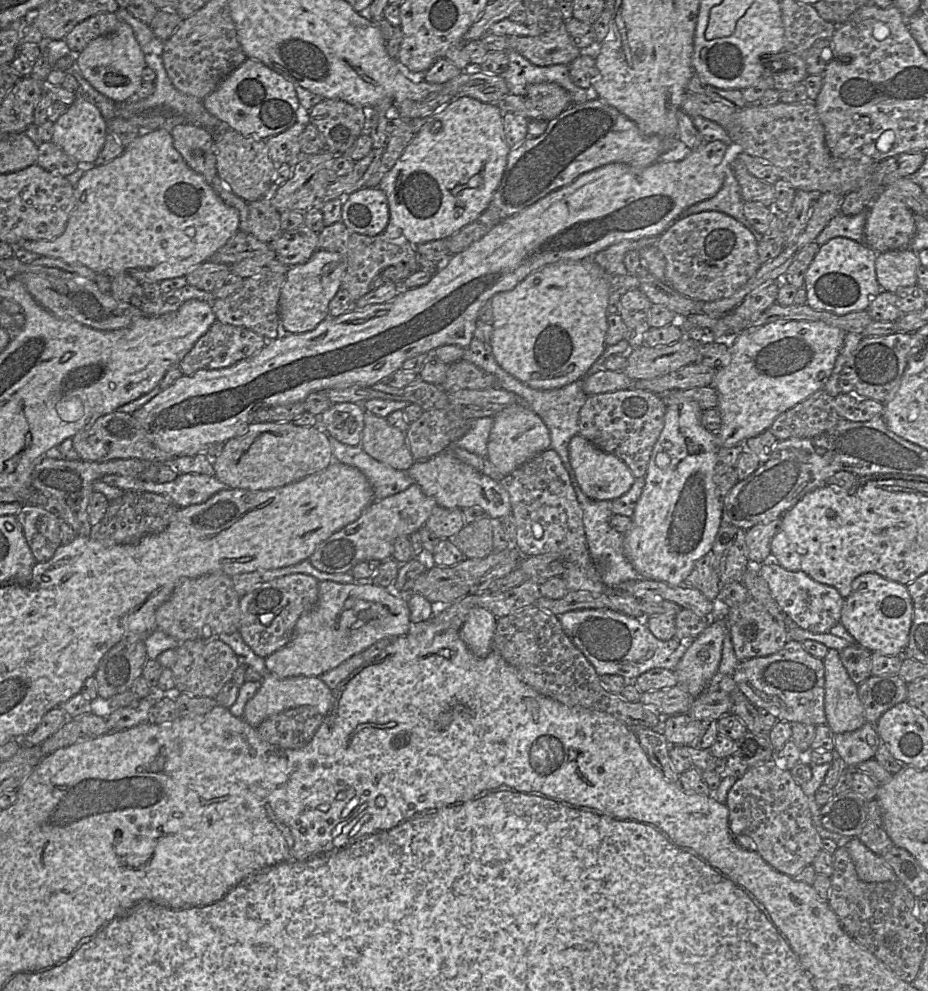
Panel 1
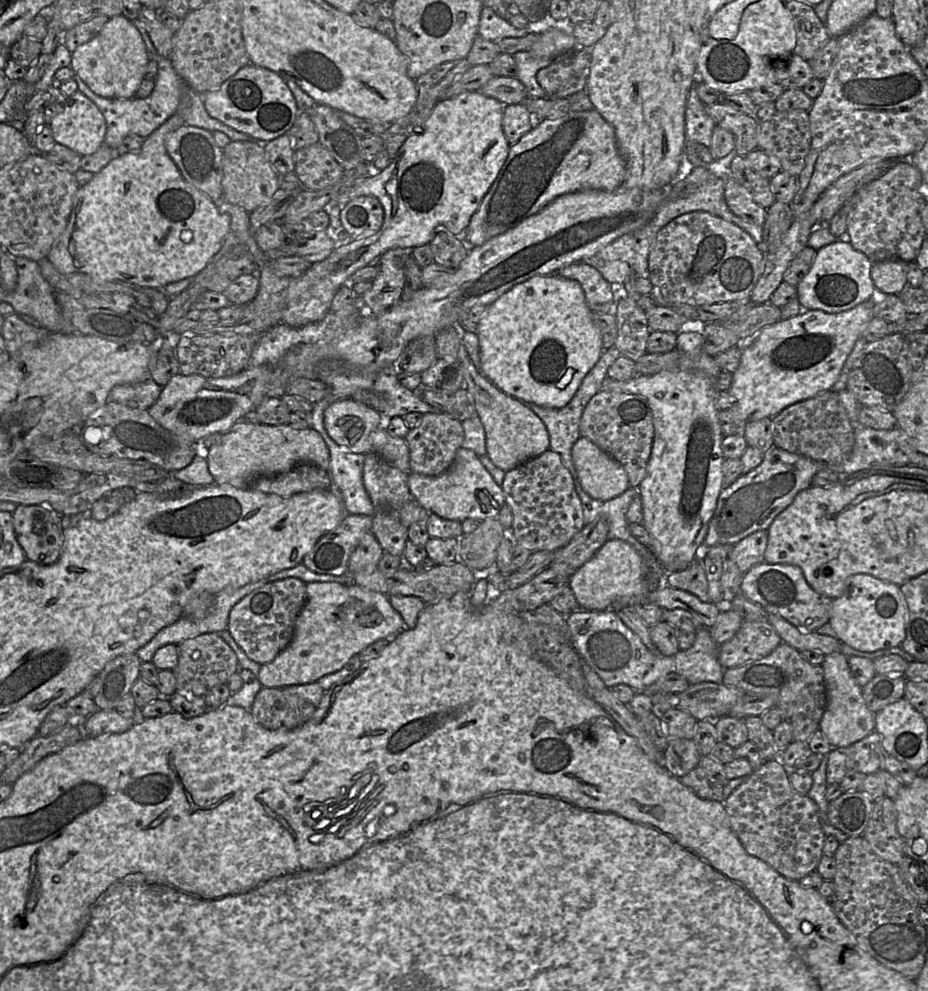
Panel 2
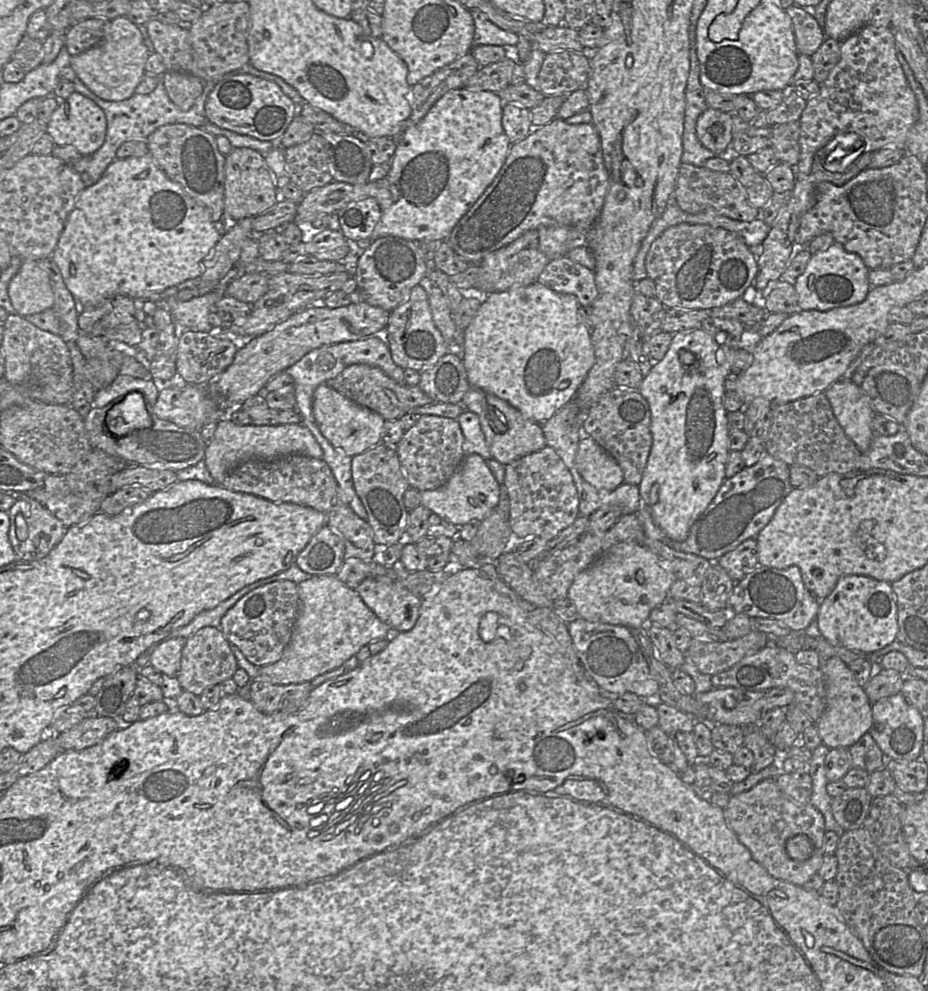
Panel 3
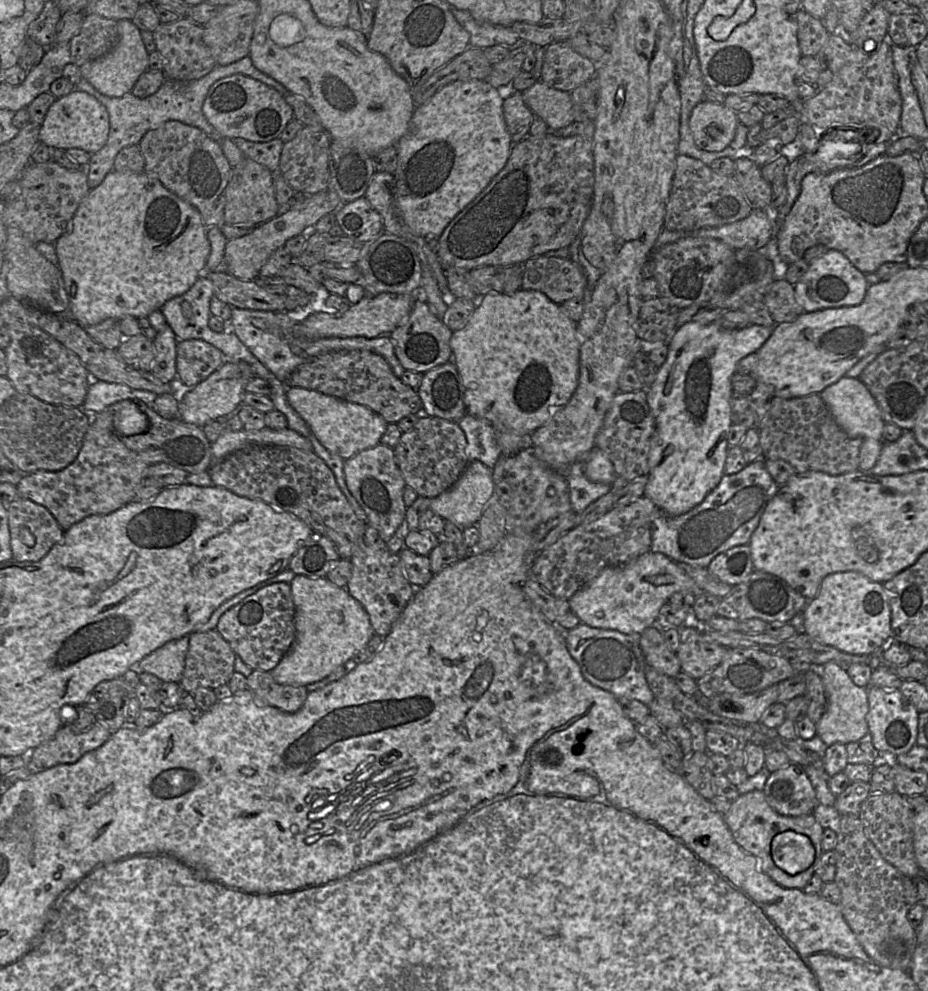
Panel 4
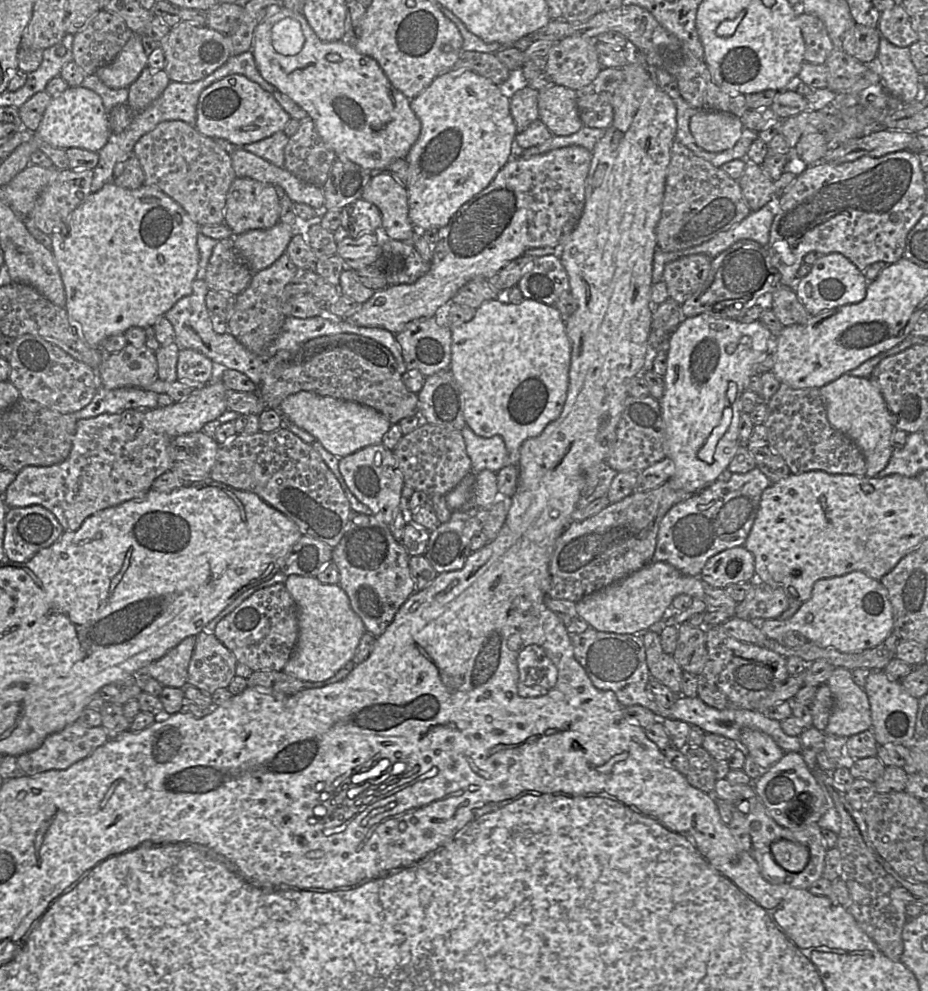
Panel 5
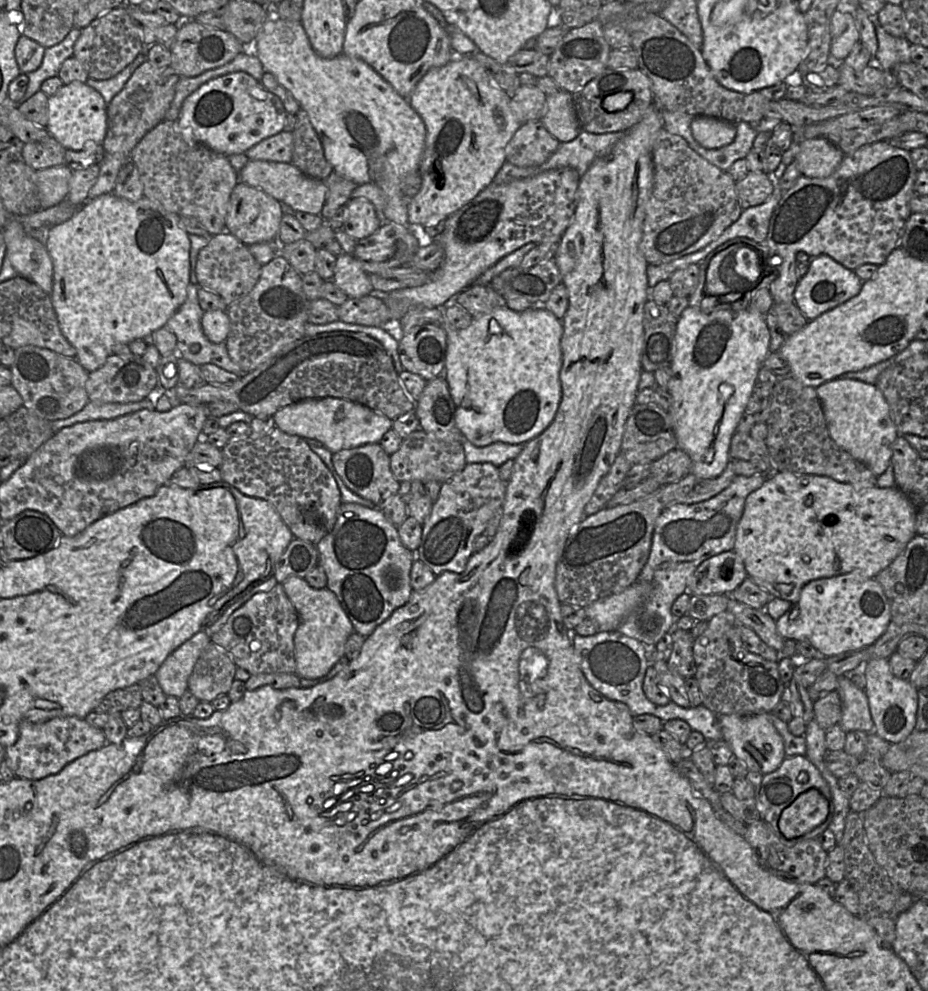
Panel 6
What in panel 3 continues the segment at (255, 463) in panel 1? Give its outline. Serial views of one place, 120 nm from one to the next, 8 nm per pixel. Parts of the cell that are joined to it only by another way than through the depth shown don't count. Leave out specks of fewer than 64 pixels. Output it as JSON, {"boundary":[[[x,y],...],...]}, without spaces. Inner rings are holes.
{"boundary":[[[221,417],[218,420],[214,438],[206,449],[204,461],[215,484],[221,485],[234,469],[246,461],[272,460],[291,454],[322,459],[322,448],[310,430],[302,423],[240,426],[234,424],[228,417]]]}

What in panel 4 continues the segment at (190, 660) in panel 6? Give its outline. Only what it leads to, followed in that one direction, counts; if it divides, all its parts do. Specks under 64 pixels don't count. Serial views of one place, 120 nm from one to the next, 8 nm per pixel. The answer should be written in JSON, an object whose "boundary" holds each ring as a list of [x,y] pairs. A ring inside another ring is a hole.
{"boundary":[[[190,635],[172,640],[139,662],[141,672],[151,673],[163,682],[180,682],[189,649]]]}

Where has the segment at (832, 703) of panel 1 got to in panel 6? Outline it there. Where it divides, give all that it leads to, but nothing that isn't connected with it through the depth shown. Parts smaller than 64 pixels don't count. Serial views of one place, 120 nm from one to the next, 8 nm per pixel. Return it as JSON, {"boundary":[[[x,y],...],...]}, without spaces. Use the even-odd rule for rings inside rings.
{"boundary":[[[845,675],[838,676],[837,690],[842,701],[842,717],[839,725],[847,733],[850,731],[869,732],[874,722],[869,710],[868,698],[864,689],[858,688]]]}

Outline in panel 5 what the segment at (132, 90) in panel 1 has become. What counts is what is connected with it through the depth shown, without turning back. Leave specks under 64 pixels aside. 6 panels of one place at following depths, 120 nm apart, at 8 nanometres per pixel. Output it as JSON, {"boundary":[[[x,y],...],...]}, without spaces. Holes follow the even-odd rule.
{"boundary":[[[134,33],[112,62],[97,69],[95,75],[107,87],[128,88],[148,66],[141,36]]]}

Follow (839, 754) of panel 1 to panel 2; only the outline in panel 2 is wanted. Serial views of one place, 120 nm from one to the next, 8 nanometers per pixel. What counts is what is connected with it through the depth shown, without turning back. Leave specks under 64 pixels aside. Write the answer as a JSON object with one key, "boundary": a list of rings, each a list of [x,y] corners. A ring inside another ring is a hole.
{"boundary":[[[875,730],[850,746],[839,749],[848,757],[848,770],[853,769],[865,775],[876,773],[887,754]]]}

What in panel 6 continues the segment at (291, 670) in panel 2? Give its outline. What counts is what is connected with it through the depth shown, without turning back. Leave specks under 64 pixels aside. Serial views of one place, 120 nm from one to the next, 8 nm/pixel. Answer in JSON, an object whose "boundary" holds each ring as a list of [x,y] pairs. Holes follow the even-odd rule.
{"boundary":[[[296,576],[289,577],[282,585],[299,616],[299,626],[294,636],[295,673],[299,678],[325,676],[345,655],[347,639],[354,632],[353,625],[336,595],[327,587],[312,588],[304,578]]]}

